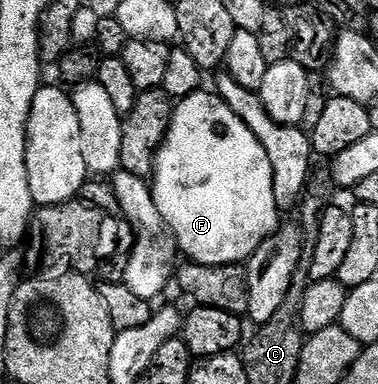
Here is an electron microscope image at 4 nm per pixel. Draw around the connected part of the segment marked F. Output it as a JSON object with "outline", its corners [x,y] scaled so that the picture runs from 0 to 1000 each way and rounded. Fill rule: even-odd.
{"outline":[[[532,234],[503,245],[492,258],[474,263],[458,279],[455,315],[444,331],[444,357],[434,362],[434,375],[423,383],[423,398],[413,406],[413,445],[397,469],[402,484],[402,513],[429,557],[429,568],[444,581],[444,602],[466,620],[468,648],[479,659],[497,664],[495,674],[513,688],[553,688],[577,693],[579,688],[632,688],[643,690],[693,641],[693,630],[717,615],[746,581],[746,555],[728,531],[725,510],[725,453],[706,409],[704,391],[696,388],[693,370],[675,357],[651,318],[640,313],[619,286],[603,276],[582,247],[569,237]]]}

